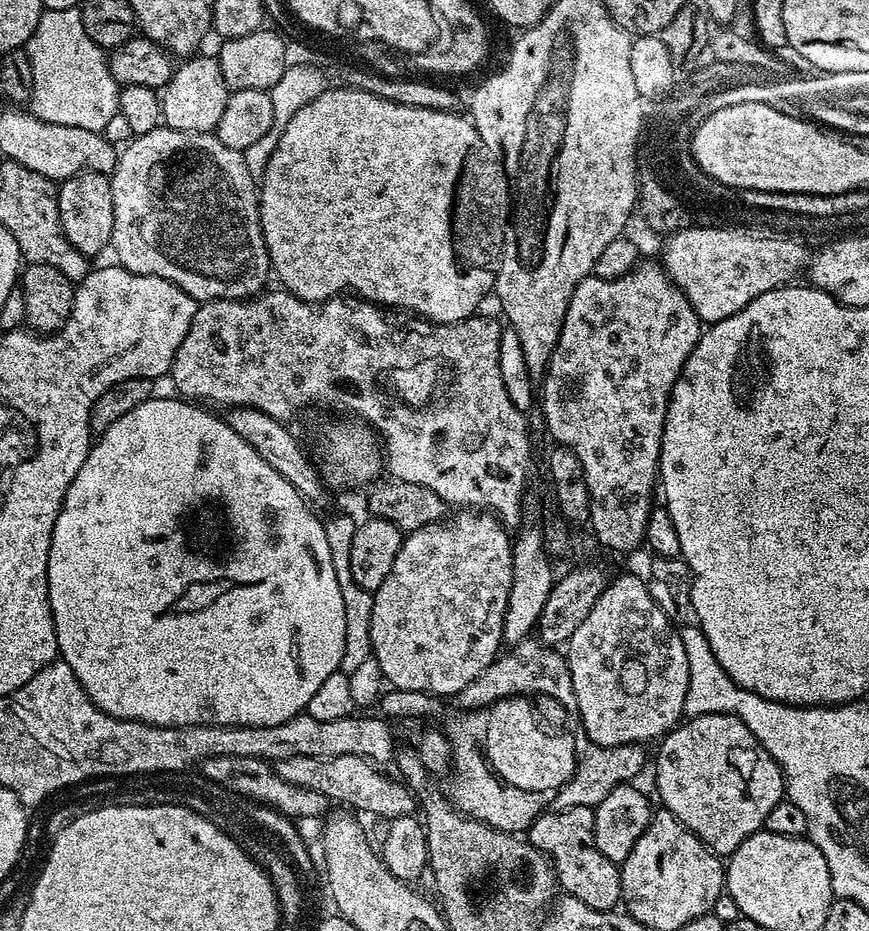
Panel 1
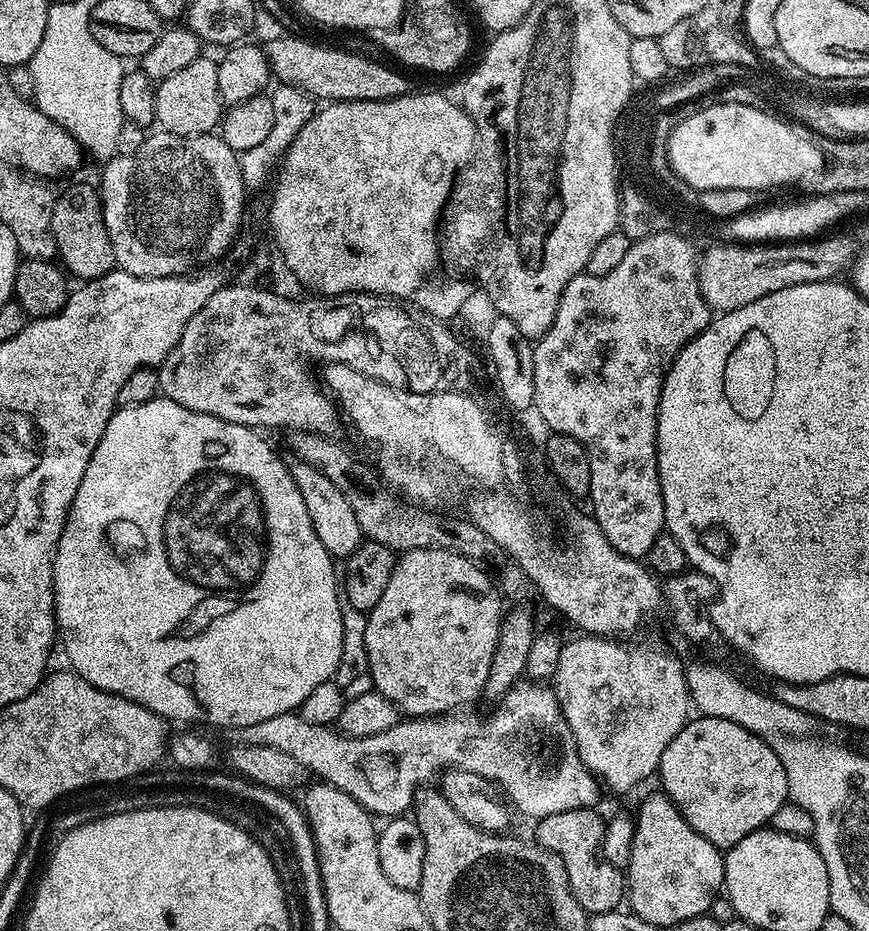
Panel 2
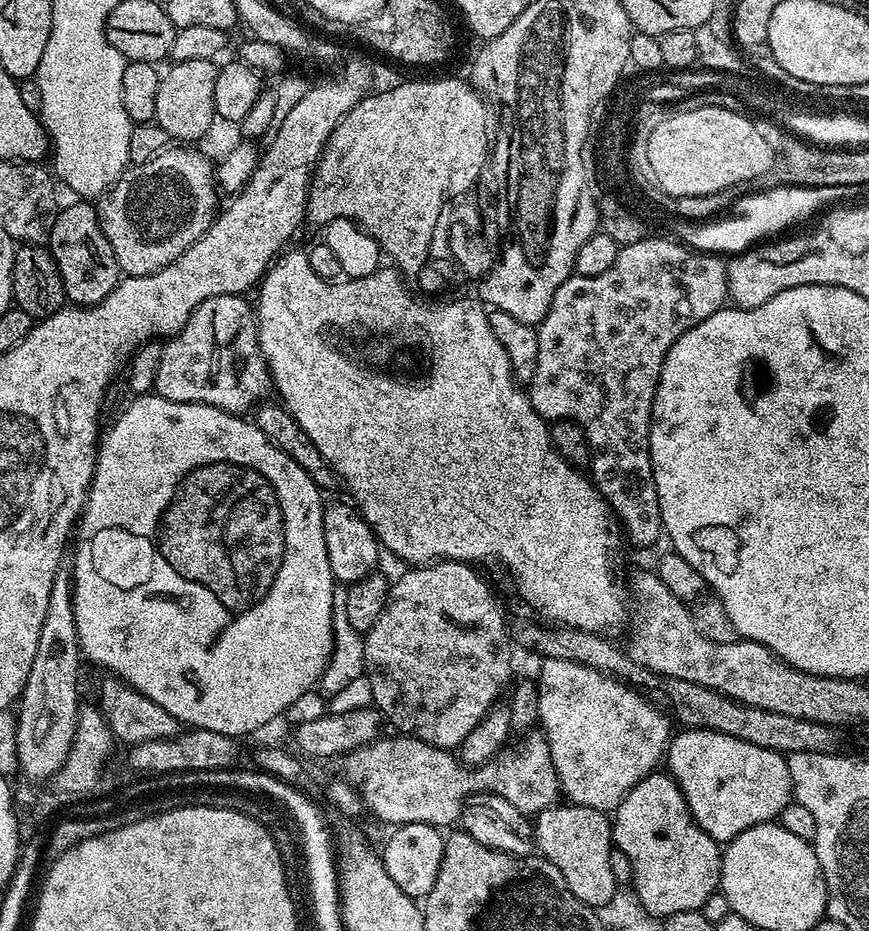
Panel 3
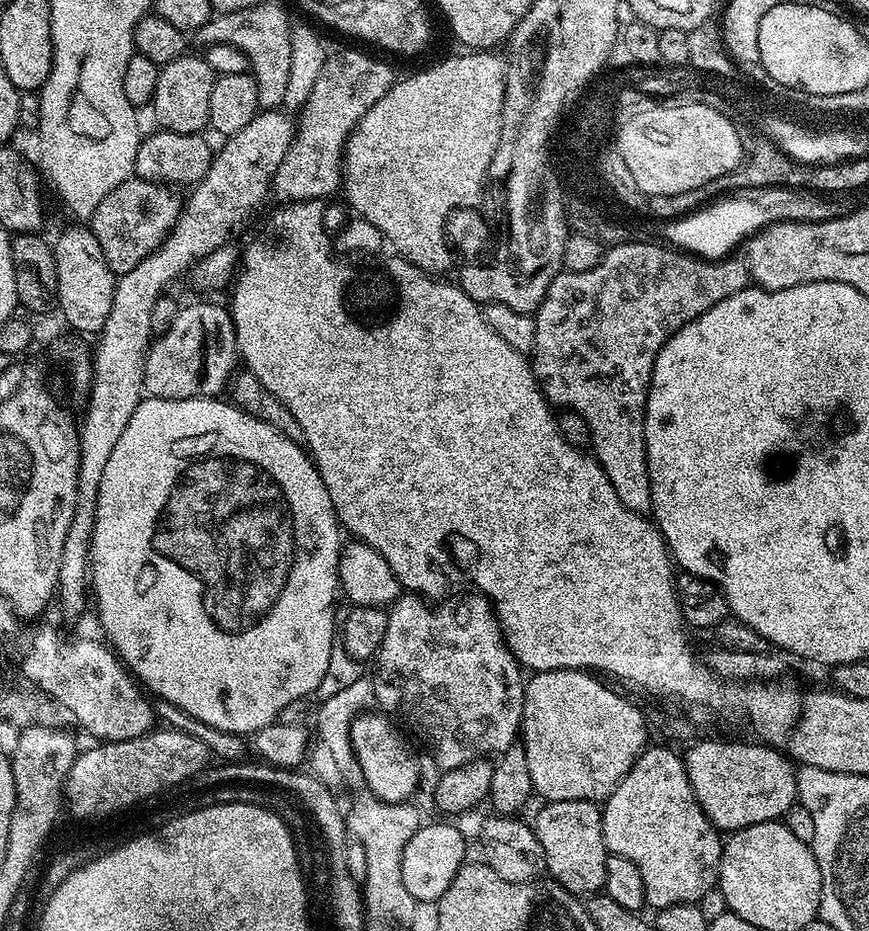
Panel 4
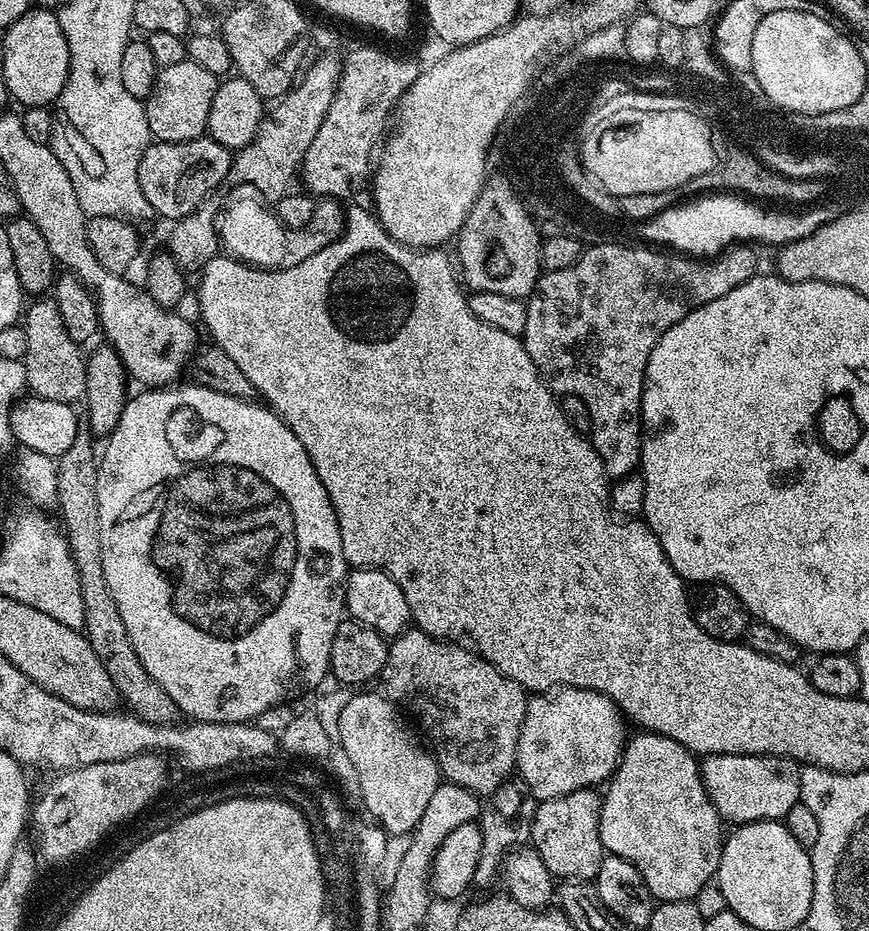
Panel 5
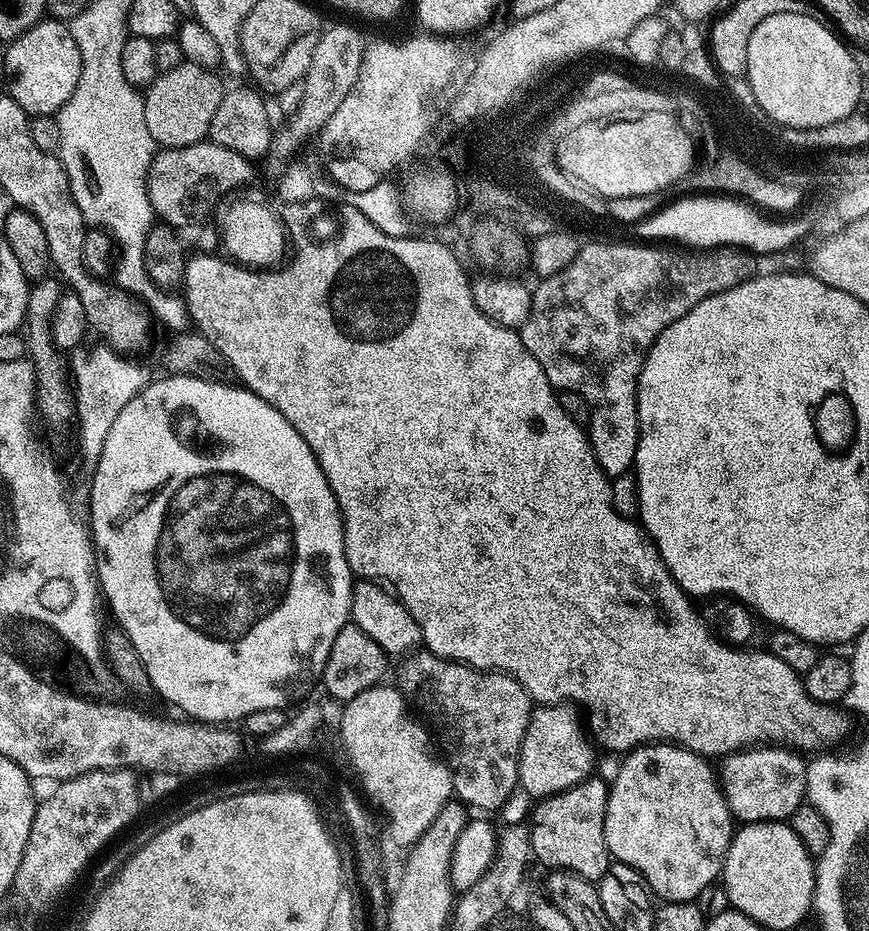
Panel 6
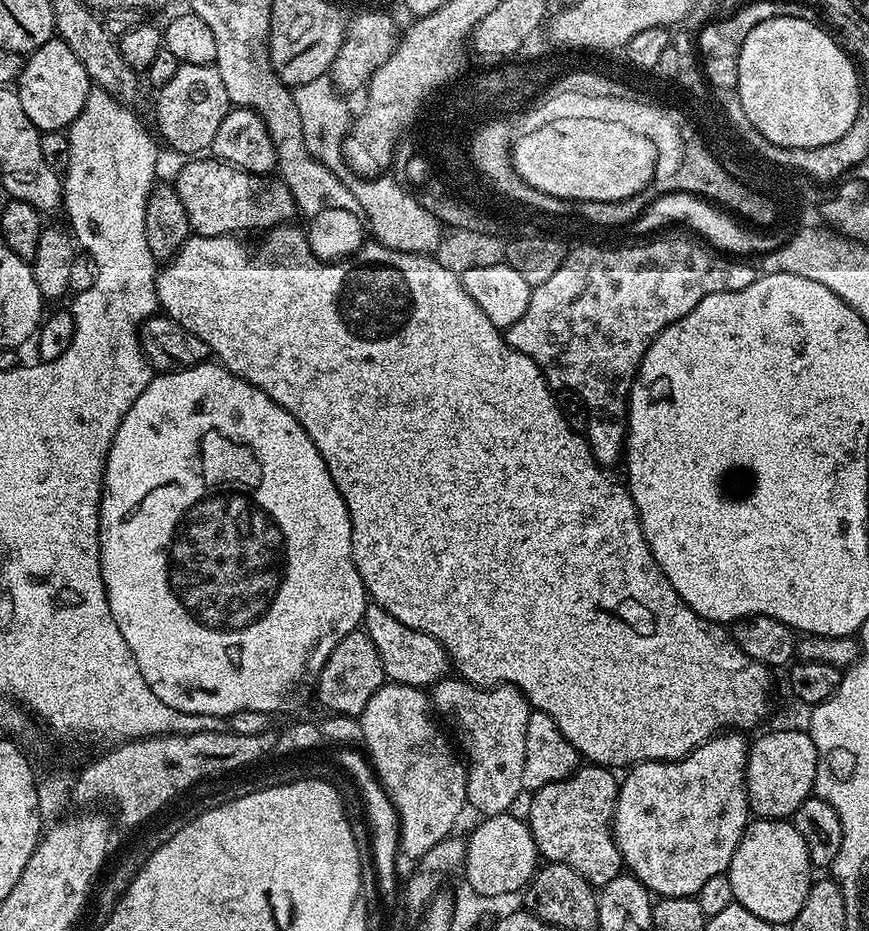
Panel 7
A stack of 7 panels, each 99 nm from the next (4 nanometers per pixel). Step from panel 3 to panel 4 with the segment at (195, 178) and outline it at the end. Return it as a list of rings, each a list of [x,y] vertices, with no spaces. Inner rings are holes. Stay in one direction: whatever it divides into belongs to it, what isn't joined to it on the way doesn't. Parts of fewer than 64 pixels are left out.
[[[130,178],[98,202],[98,210],[90,217],[90,227],[112,272],[134,270],[142,258],[149,256],[168,237],[182,209],[181,197],[179,199],[172,192],[175,191],[166,184]]]

